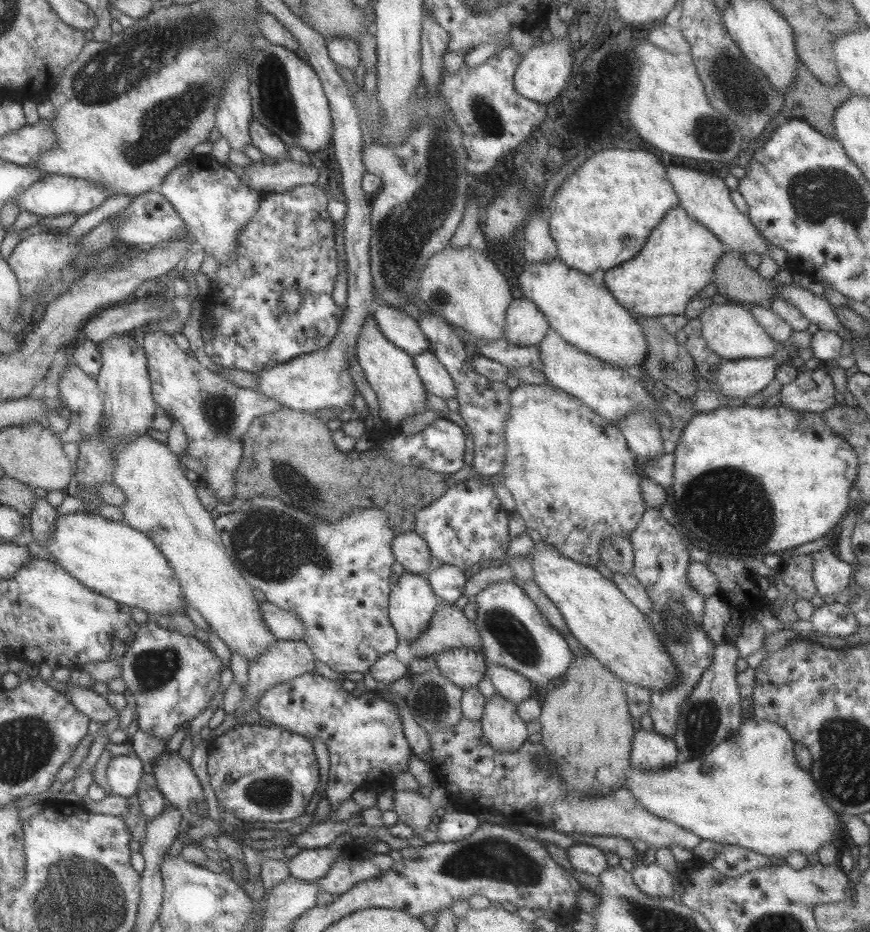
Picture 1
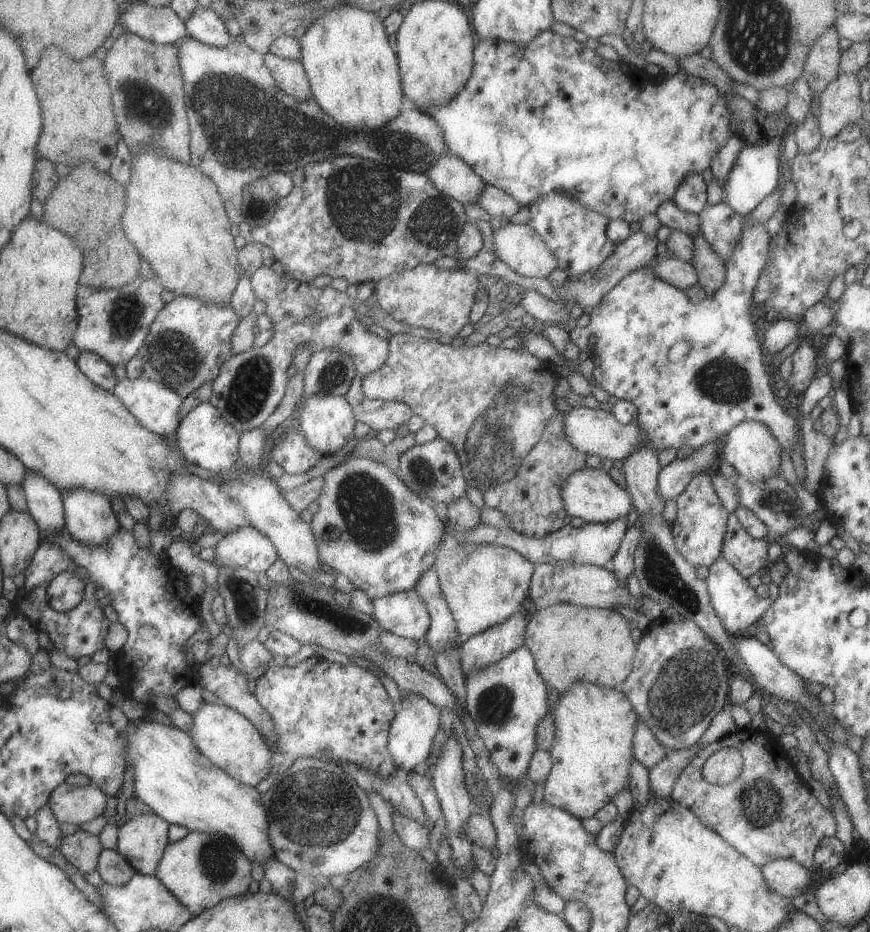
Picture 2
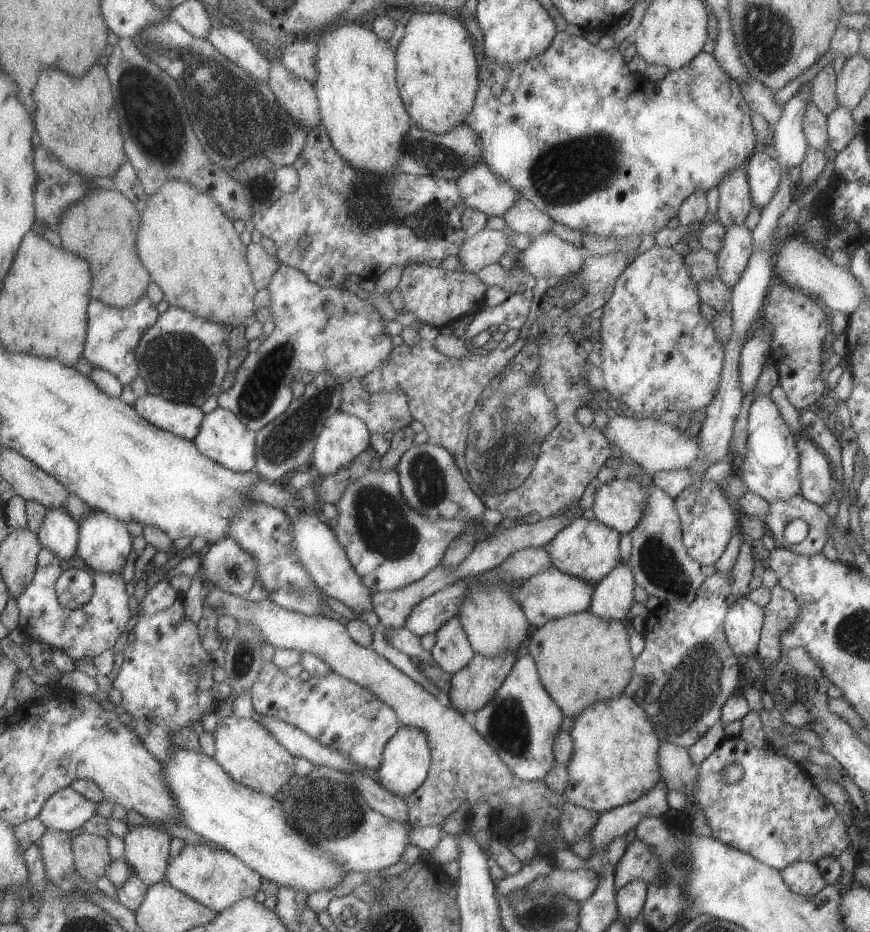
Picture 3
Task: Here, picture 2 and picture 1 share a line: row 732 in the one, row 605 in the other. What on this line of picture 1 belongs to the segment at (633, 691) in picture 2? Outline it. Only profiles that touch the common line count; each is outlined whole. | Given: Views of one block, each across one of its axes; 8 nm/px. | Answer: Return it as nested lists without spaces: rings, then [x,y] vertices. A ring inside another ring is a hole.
[[[659,507],[646,508],[641,521],[629,534],[634,552],[632,575],[642,584],[653,604],[649,622],[678,670],[678,682],[672,684],[671,688],[663,692],[650,691],[648,716],[653,722],[653,731],[671,740],[675,735],[675,725],[682,702],[690,695],[701,673],[711,664],[715,648],[715,644],[700,627],[704,598],[689,586],[686,568],[691,560],[685,549],[687,542],[681,538],[681,534],[686,537],[683,533],[685,527],[681,520],[677,520],[677,523],[680,532],[661,518]]]

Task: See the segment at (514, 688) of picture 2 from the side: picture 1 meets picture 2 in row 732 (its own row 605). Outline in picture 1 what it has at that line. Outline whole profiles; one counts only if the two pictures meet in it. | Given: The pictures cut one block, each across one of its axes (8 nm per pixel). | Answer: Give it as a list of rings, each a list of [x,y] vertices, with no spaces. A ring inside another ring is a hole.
[[[511,580],[488,584],[475,595],[474,601],[477,605],[474,623],[482,640],[487,667],[510,668],[539,688],[566,673],[574,655],[519,585]]]

